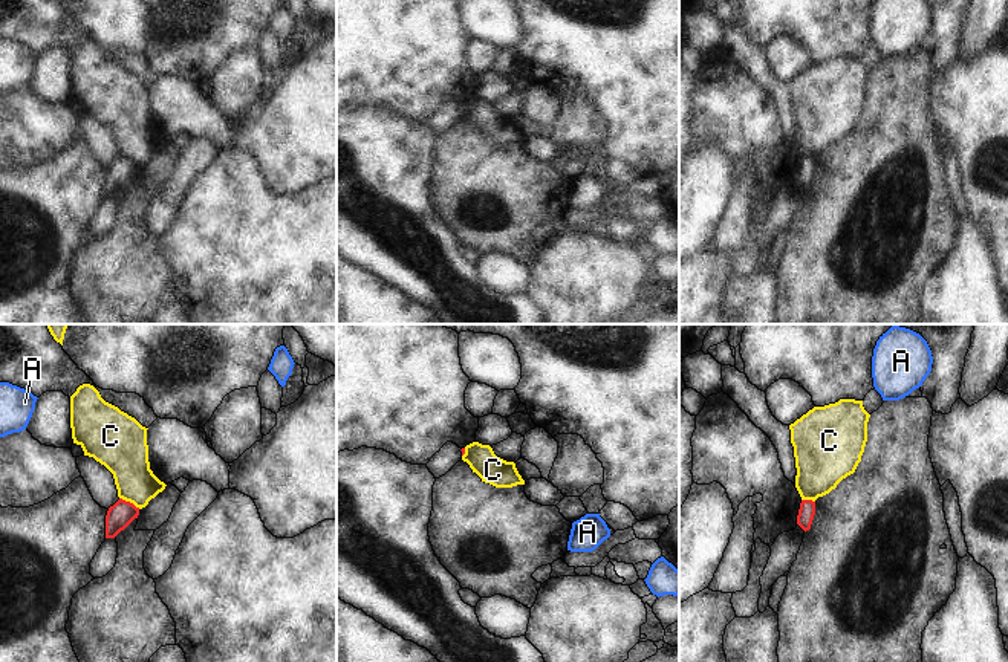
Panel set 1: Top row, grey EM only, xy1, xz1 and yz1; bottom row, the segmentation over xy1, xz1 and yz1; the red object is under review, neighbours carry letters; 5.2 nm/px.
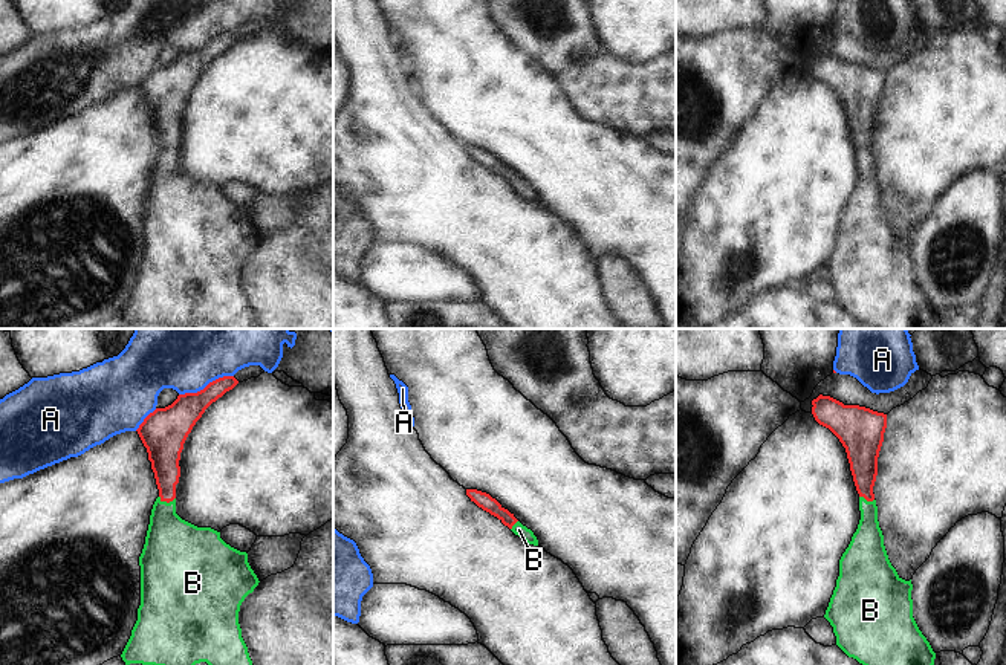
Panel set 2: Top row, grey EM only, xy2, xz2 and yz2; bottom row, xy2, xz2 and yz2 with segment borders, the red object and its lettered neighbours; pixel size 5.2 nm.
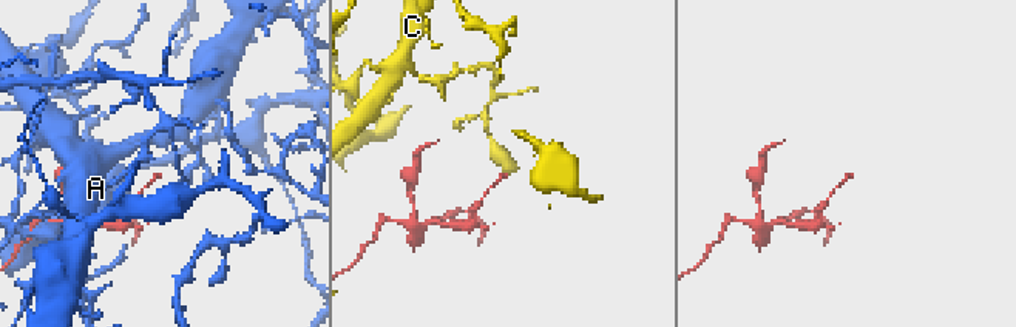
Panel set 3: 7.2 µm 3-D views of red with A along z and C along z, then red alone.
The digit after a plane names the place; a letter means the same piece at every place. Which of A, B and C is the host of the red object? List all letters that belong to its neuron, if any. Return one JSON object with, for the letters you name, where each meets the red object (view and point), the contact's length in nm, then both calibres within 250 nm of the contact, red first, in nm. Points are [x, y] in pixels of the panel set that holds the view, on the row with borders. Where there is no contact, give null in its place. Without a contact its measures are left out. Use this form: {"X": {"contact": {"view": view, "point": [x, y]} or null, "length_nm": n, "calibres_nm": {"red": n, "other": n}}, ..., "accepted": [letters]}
{"B": {"contact": {"view": "xy2", "point": [167, 502]}, "length_nm": 90, "calibres_nm": {"red": 160, "other": 300}}, "accepted": ["B"]}

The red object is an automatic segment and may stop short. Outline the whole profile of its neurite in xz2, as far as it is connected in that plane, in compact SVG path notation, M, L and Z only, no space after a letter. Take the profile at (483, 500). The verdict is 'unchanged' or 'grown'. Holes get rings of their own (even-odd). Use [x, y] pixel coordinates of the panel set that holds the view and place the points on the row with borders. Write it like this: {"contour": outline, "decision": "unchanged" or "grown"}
{"contour": "M466 489L466 495L474 501L479 508L489 512L491 515L497 517L505 526L508 526L515 535L518 535L527 544L538 546L538 540L531 529L523 526L514 514L505 509L495 498L489 494L477 491L477 489Z", "decision": "grown"}

